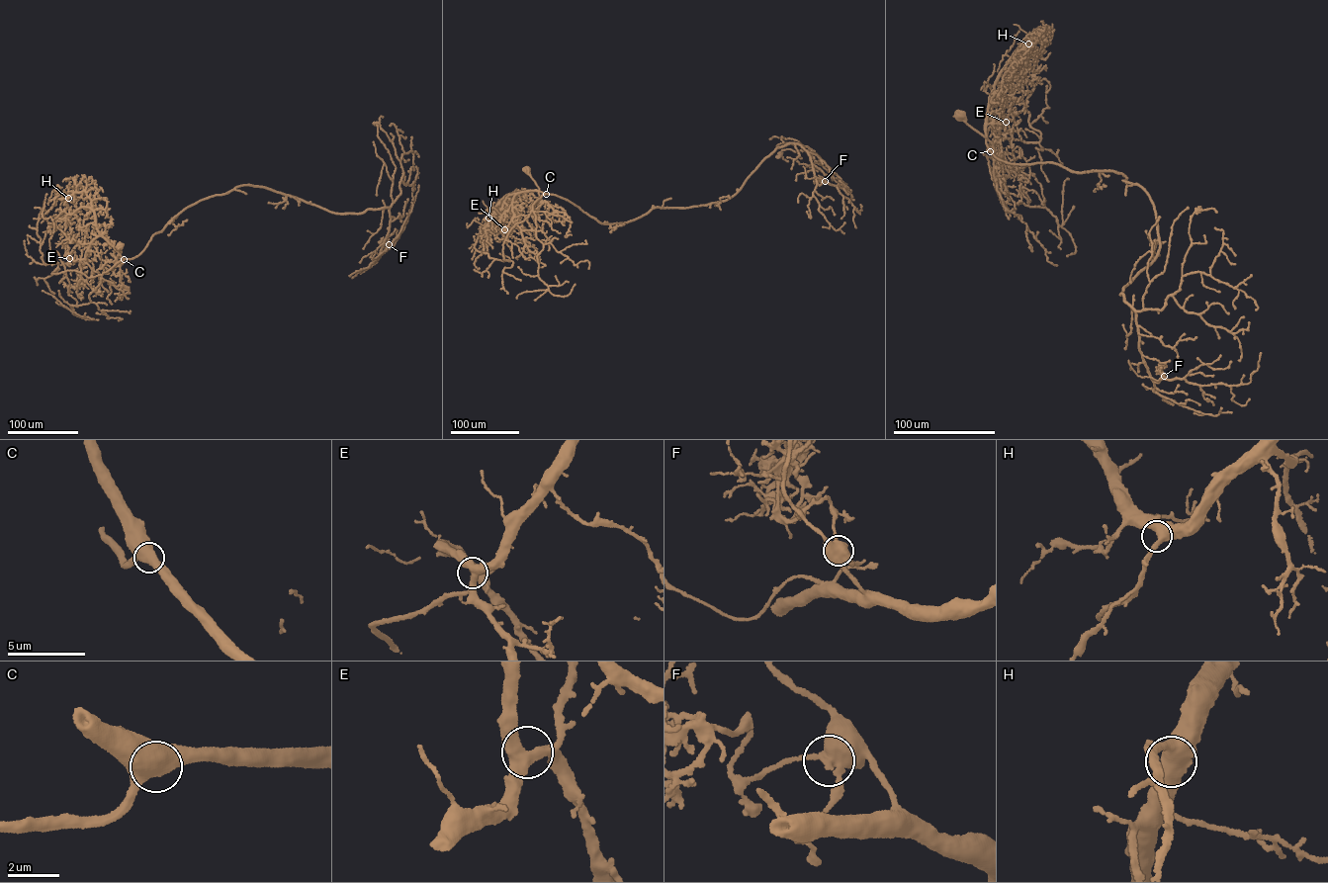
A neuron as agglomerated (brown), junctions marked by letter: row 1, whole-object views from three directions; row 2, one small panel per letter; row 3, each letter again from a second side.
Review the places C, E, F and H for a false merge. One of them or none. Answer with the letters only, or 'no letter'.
F

